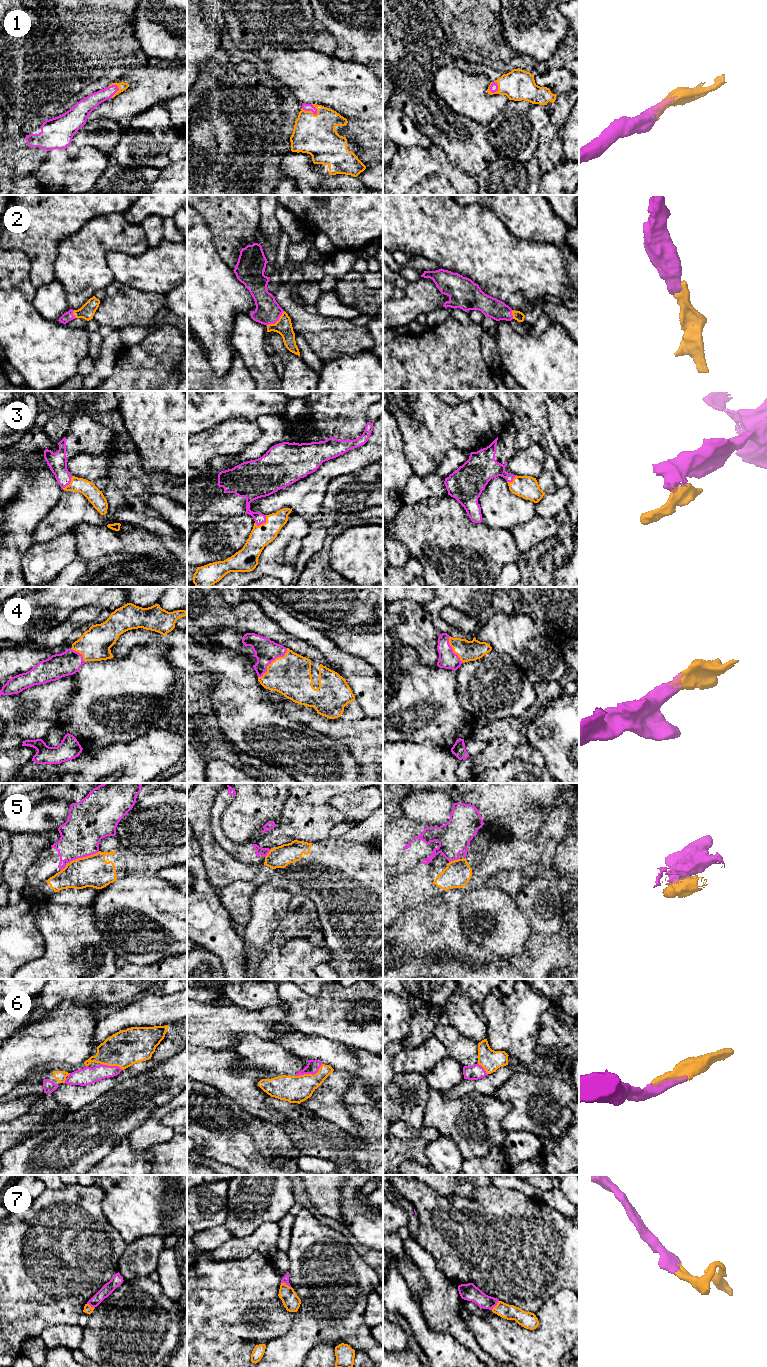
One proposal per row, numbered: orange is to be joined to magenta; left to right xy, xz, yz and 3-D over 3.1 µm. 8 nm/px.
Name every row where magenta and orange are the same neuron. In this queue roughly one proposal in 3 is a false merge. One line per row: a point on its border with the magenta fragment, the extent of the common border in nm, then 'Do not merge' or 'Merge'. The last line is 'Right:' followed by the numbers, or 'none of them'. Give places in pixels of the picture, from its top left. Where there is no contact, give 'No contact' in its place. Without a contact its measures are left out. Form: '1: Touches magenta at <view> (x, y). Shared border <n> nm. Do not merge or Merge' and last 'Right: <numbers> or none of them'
1: Touches magenta at xz (310, 110). Shared border 140 nm. Merge
2: Touches magenta at xz (276, 321). Shared border 190 nm. Merge
3: Touches magenta at xz (264, 522). Shared border 120 nm. Merge
4: Touches magenta at xz (272, 660). Shared border 340 nm. Merge
5: Touches magenta at xy (83, 856). Shared border 280 nm. Do not merge
6: Touches magenta at xz (310, 1073). Shared border 240 nm. Merge
7: Touches magenta at yz (495, 1305). Shared border 100 nm. Merge
Right: 1, 2, 3, 4, 6, 7

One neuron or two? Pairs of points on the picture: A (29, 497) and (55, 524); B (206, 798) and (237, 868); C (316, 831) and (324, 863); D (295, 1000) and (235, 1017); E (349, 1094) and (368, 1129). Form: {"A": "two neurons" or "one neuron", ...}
{"A": "two neurons", "B": "one neuron", "C": "two neurons", "D": "one neuron", "E": "two neurons"}

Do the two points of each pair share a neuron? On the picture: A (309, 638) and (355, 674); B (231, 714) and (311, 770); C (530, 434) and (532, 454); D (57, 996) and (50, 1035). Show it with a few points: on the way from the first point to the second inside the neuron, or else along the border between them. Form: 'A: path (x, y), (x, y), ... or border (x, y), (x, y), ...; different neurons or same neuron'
A: path (320, 641), (344, 664); same neuron
B: path (251, 721), (260, 730), (276, 738), (291, 751); same neuron
C: border (541, 444), (534, 443), (523, 449), (516, 450); different neurons
D: border (78, 1002), (62, 1001), (46, 1014); different neurons

